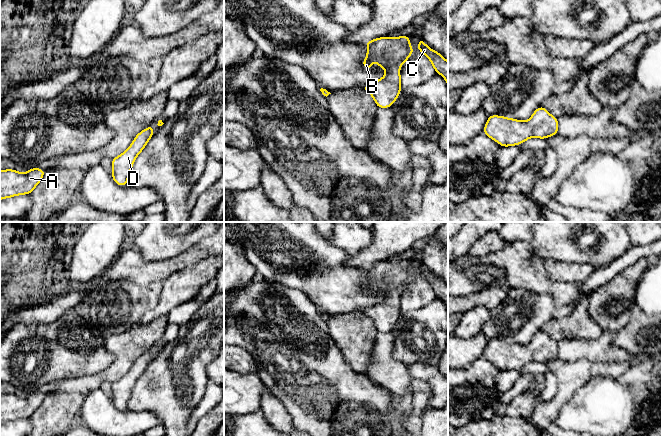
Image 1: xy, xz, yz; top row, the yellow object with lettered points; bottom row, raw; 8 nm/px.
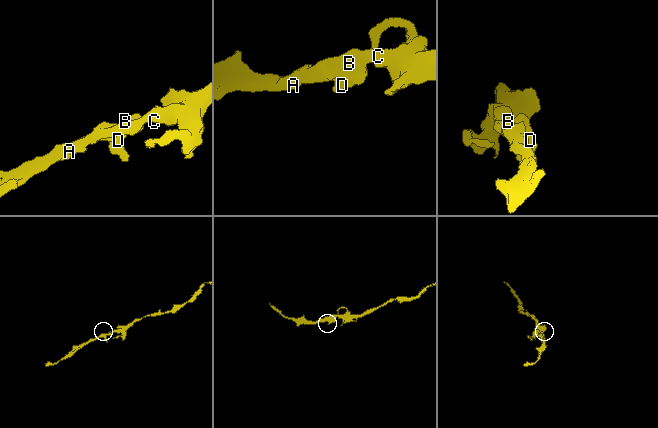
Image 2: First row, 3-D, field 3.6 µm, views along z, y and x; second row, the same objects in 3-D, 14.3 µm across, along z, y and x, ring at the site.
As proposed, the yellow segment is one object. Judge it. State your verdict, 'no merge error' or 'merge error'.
no merge error

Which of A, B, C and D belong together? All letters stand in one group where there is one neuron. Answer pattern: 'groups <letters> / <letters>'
groups A B C D

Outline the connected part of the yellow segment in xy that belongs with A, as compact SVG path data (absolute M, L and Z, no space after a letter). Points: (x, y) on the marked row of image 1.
M31 168L26 173L13 169L0 171L0 200L17 195L31 194L42 180L45 170Z

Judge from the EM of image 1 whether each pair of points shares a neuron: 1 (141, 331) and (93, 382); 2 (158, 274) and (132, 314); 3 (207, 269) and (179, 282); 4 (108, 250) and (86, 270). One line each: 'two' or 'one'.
1: one
2: two
3: one
4: one

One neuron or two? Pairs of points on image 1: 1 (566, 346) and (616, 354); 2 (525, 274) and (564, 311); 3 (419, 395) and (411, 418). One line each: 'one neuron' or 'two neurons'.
1: one neuron
2: two neurons
3: one neuron

